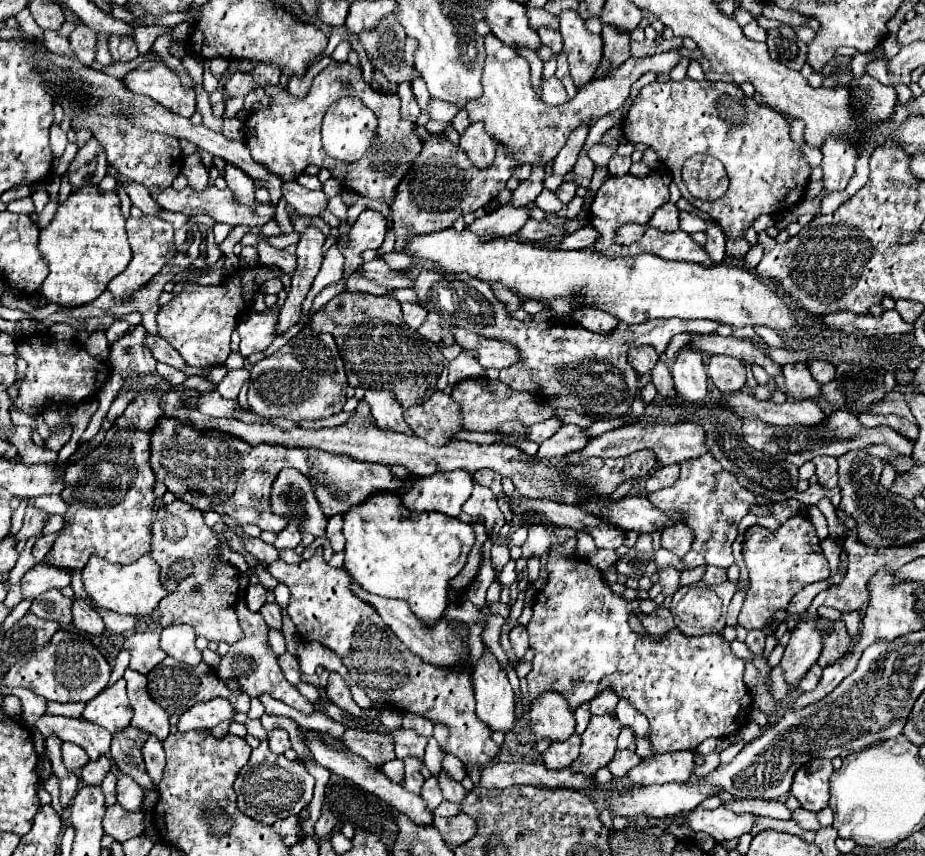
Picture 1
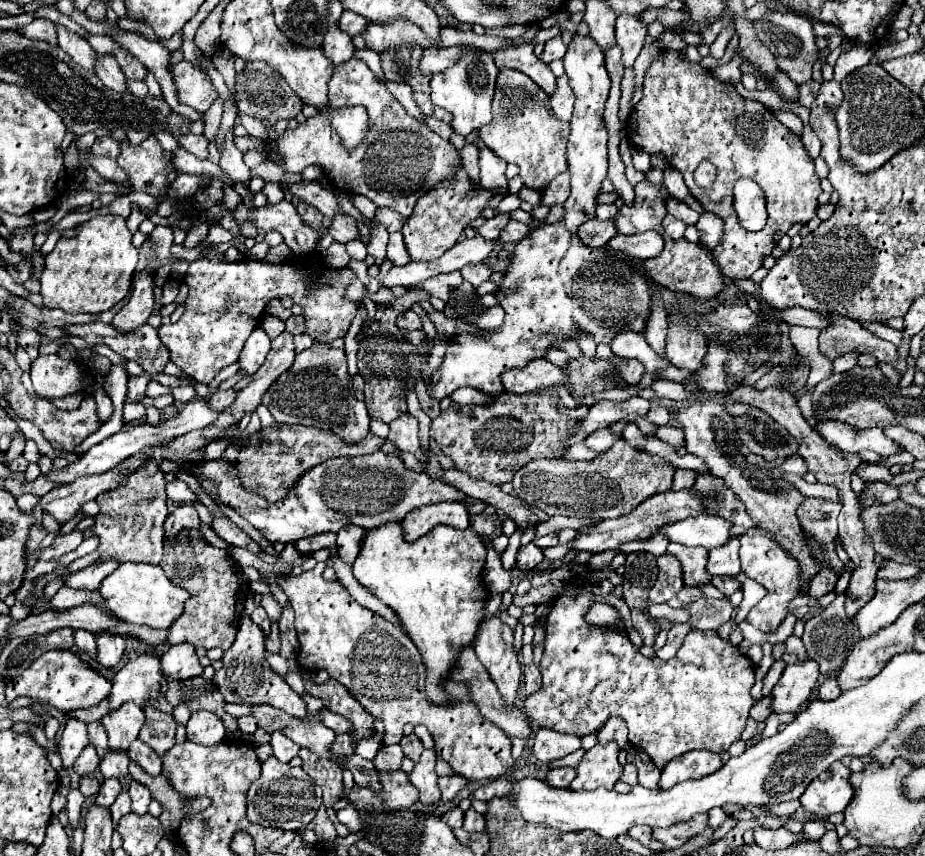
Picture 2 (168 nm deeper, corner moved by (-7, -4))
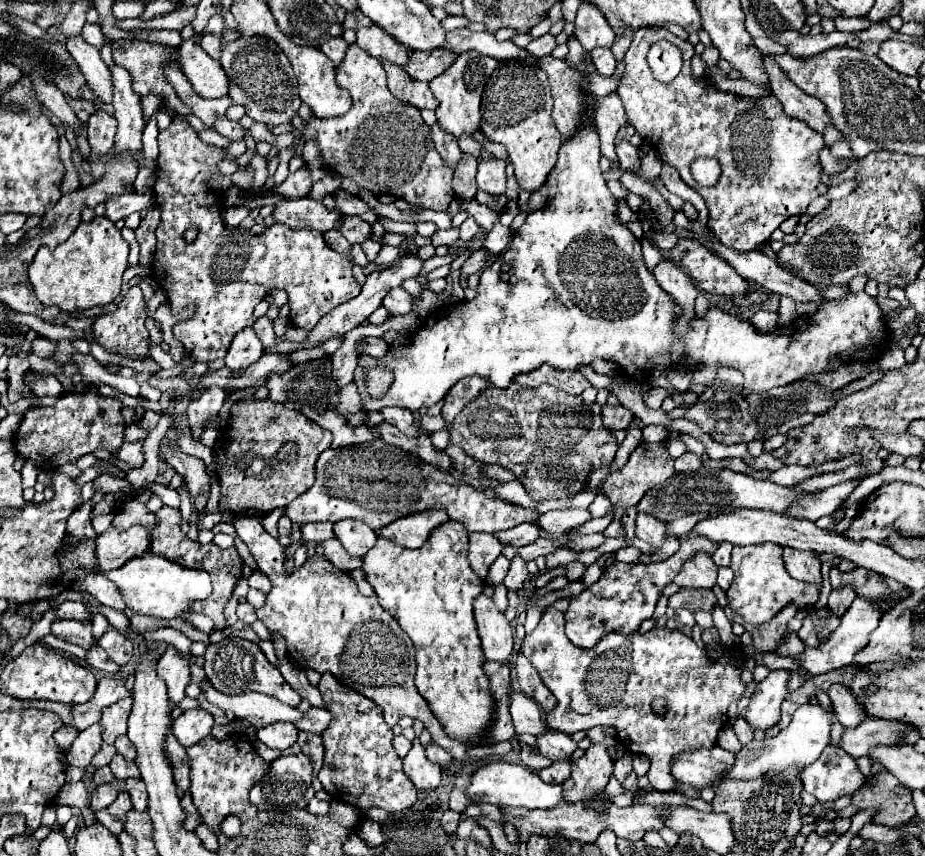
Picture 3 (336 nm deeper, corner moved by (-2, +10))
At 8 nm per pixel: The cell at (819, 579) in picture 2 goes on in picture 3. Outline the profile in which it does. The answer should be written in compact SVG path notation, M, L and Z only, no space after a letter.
M779 544L733 546L731 568L735 572L735 580L733 580L731 588L727 590L729 606L751 624L757 624L757 626L765 624L789 602L795 602L799 608L803 608L807 604L815 604L819 600L819 586L817 584L795 580L785 570Z

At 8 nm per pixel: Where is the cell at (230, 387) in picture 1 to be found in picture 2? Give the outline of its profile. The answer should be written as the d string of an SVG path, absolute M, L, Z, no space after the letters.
M230 388L230 390L216 390L208 398L208 406L212 406L212 410L216 410L216 412L222 412L234 402L234 394L236 394L234 388Z

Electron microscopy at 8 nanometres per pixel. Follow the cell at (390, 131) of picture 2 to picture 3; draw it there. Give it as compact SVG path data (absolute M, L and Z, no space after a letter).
M351 44L347 48L347 54L343 62L337 66L337 86L347 88L353 96L353 108L345 116L339 118L309 118L309 122L303 122L303 142L315 140L325 164L341 174L349 176L355 182L359 182L361 188L373 192L375 196L381 194L391 194L397 198L403 198L405 202L429 210L447 210L449 202L453 200L453 188L451 188L451 178L453 178L453 168L445 164L445 160L439 156L435 150L433 138L431 138L431 128L425 126L419 108L411 104L399 102L385 80L385 70L381 62L367 52L363 52L357 44Z

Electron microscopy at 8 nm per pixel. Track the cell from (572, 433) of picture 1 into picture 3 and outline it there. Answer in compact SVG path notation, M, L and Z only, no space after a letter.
M609 404L603 406L601 410L601 420L603 420L603 426L609 428L609 430L625 430L629 426L633 418L633 412L627 410L625 406L619 406L619 408L613 408Z

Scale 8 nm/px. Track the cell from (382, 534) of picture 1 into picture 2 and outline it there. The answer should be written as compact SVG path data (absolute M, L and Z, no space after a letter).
M398 522L386 524L376 530L368 530L362 542L360 556L354 562L356 580L378 600L388 604L396 616L400 618L406 634L416 644L422 662L426 666L426 698L432 704L450 704L450 696L444 692L442 682L452 676L452 662L456 662L456 654L460 654L460 646L472 644L480 620L486 612L488 590L484 580L480 578L486 562L486 546L482 538L472 530L456 530L450 526L436 526L424 538L408 544L402 540L402 526Z

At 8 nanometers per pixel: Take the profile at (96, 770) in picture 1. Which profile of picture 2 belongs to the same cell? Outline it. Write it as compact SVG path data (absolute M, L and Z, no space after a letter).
M108 778L104 780L98 796L96 796L96 806L104 806L104 808L110 808L112 802L116 800L116 794L120 794L122 786L120 782L116 782L116 778Z

